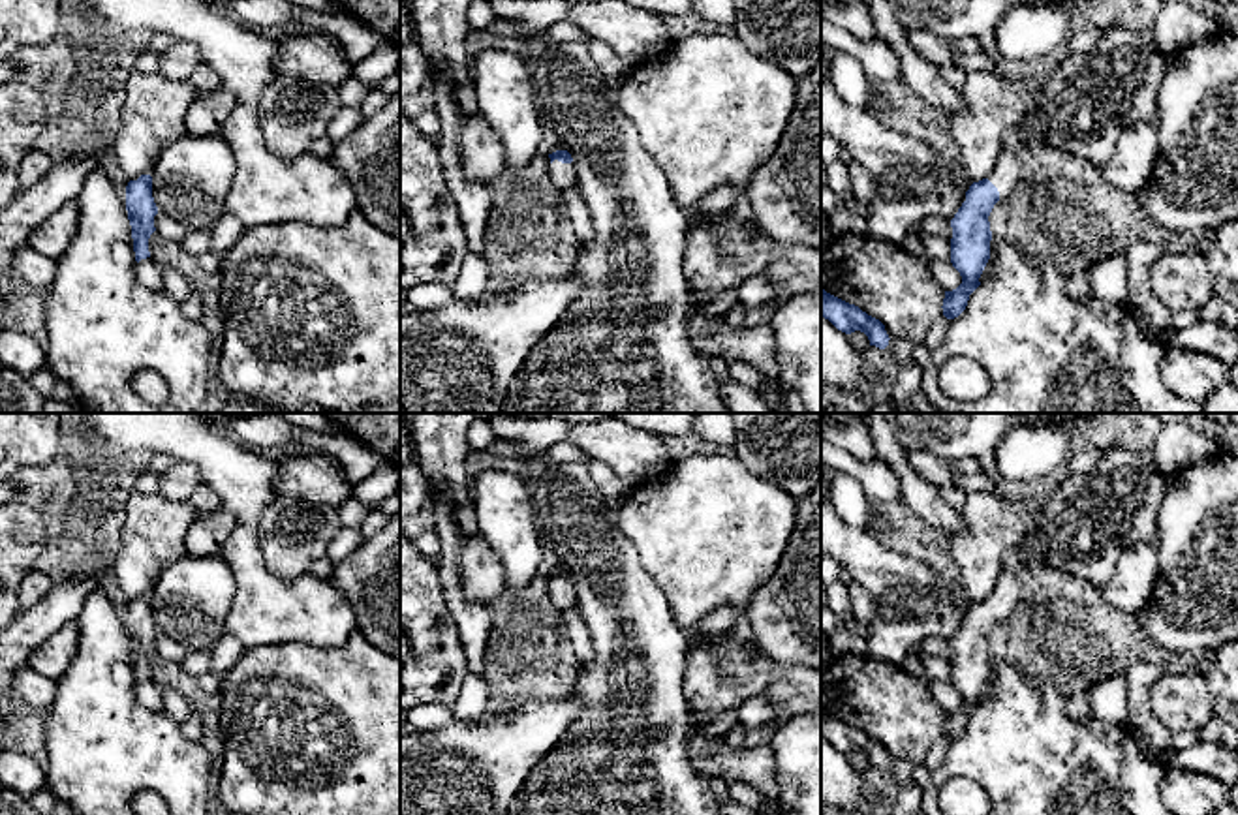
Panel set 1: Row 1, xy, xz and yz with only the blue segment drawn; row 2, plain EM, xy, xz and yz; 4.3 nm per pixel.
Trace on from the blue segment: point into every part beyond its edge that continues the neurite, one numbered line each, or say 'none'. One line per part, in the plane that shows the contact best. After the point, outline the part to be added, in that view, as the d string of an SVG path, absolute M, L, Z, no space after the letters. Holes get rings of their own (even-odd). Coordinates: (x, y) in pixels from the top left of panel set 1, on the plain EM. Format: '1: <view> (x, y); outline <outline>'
1: xz (562, 596); outline M554 580L550 584L550 601L560 612L573 608L577 605L577 592L575 592L573 582L562 584Z

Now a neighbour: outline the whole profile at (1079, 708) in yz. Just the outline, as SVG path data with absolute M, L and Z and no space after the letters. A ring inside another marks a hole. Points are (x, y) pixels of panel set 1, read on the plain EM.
M1090 687L1078 689L1067 699L1067 712L1073 719L1086 721L1093 717L1088 695Z

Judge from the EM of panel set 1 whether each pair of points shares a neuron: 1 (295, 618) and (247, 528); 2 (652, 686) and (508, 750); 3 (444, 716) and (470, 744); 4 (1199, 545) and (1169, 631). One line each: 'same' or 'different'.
1: same
2: different
3: different
4: same

